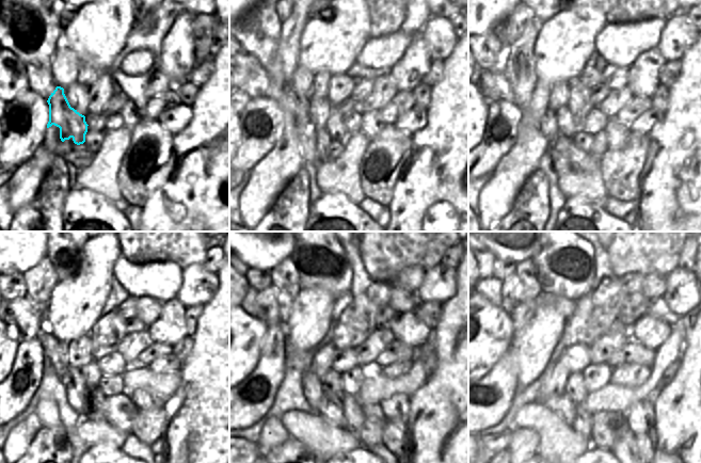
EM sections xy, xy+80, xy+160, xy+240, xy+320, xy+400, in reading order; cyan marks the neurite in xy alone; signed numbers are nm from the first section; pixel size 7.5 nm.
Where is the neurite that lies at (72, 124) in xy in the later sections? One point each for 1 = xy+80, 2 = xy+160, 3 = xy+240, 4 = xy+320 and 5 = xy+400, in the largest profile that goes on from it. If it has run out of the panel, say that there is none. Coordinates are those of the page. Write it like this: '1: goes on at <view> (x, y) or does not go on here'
1: goes on at xy+80 (314, 142)
2: goes on at xy+160 (564, 157)
3: goes on at xy+240 (120, 411)
4: goes on at xy+320 (370, 434)
5: goes on at xy+400 (625, 448)

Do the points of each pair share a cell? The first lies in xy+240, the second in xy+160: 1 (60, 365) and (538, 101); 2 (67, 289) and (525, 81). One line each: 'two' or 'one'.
1: one
2: two

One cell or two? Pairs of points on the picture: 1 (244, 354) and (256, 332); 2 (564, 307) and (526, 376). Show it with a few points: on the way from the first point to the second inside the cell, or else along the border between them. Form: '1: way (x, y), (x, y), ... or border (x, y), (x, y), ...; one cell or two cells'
1: way (242, 349), (242, 345), (251, 336); one cell
2: border (537, 308), (543, 304), (553, 304), (567, 319); two cells

